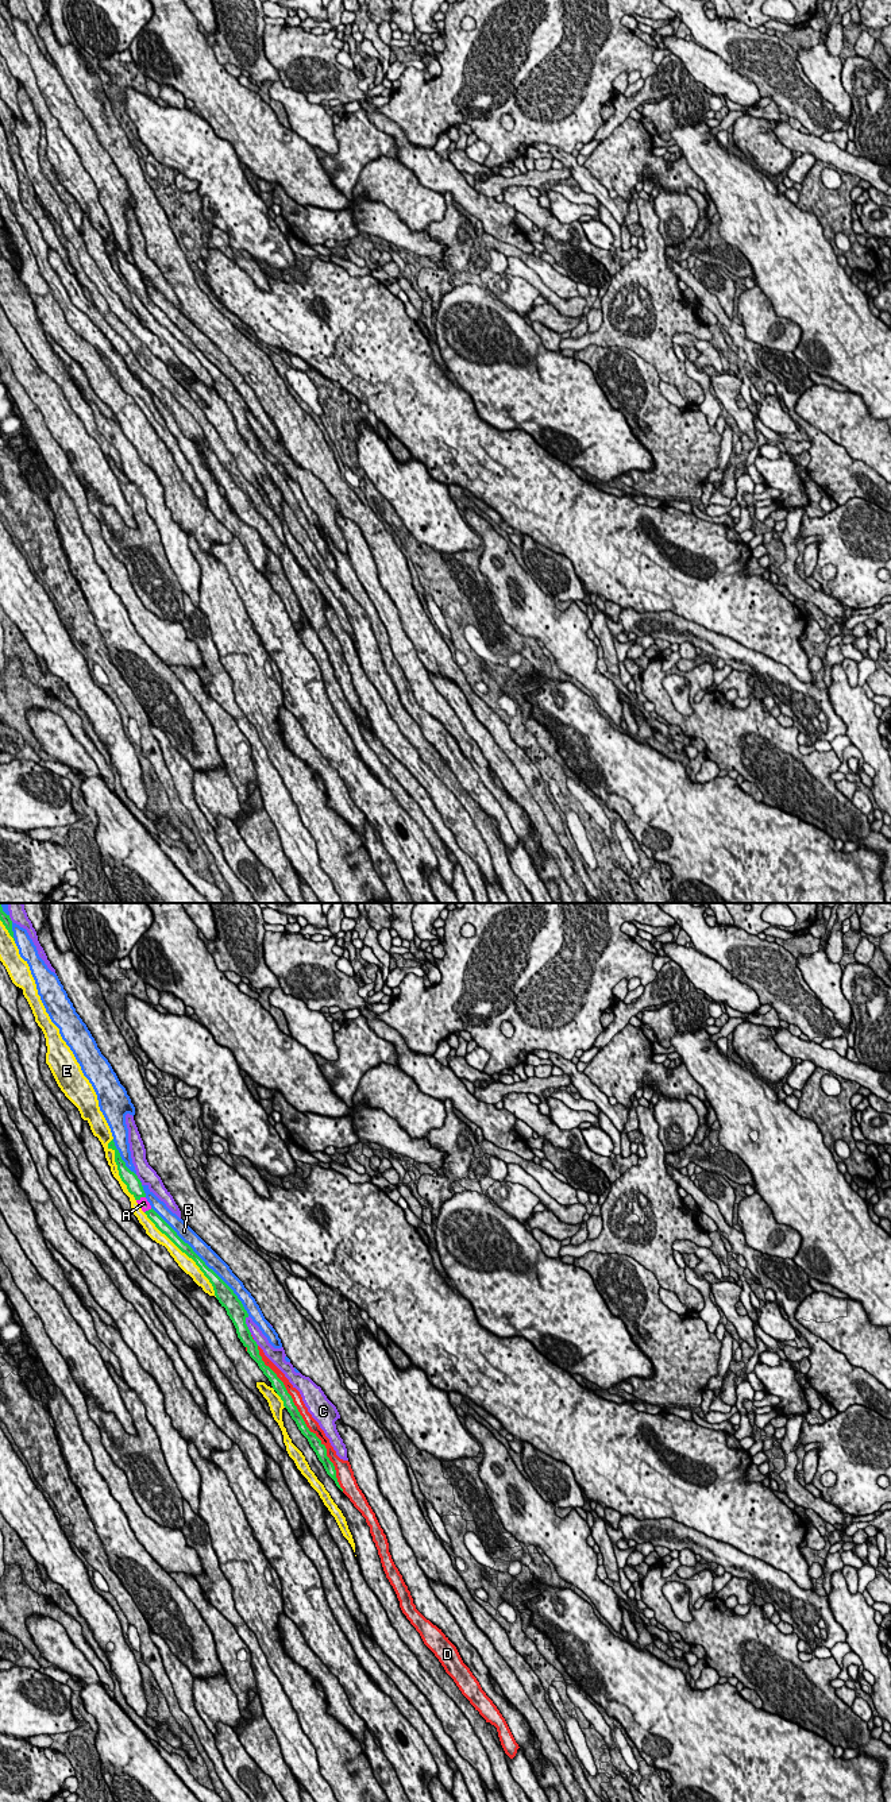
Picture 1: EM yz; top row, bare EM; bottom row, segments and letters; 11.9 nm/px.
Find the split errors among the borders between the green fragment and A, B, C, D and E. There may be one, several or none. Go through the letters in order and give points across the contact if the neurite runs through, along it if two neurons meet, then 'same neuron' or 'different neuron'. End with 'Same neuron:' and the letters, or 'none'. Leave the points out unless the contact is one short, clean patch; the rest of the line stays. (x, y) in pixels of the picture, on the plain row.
A: runs through yz (134, 278), (141, 289), (143, 296); same neuron
B: different neuron
C: different neuron
D: different neuron
E: different neuron
Same neuron: A

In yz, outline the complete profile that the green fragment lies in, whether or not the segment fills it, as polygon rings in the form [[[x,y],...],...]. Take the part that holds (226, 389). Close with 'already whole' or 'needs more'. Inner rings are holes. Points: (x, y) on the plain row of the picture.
[[[113,232],[108,236],[108,242],[115,244],[115,255],[117,258],[119,269],[122,274],[127,278],[128,285],[135,290],[136,296],[142,301],[142,304],[147,308],[147,310],[155,317],[155,320],[165,327],[182,346],[185,346],[189,351],[192,351],[204,368],[209,373],[213,379],[215,389],[225,401],[227,408],[232,413],[238,431],[247,441],[250,449],[258,456],[259,462],[271,475],[273,482],[284,494],[284,499],[290,506],[292,512],[296,514],[301,526],[308,532],[310,540],[316,545],[319,553],[323,556],[327,567],[335,574],[336,579],[343,584],[340,580],[336,563],[333,556],[327,549],[327,541],[321,536],[321,533],[316,529],[316,526],[310,525],[306,520],[302,509],[300,508],[297,499],[293,495],[292,489],[288,486],[284,475],[277,470],[277,467],[265,458],[262,449],[259,448],[258,437],[252,432],[251,425],[246,417],[246,412],[248,410],[247,404],[244,402],[242,394],[234,386],[234,383],[212,363],[209,362],[205,355],[193,344],[193,342],[185,336],[177,325],[151,301],[150,296],[146,292],[146,286],[143,283],[142,275],[138,269],[131,265],[126,255],[122,252],[119,243],[115,239]]]; needs more

